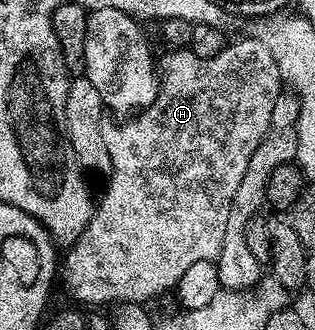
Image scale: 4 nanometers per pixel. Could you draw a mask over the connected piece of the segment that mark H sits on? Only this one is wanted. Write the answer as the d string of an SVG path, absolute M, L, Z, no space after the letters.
M247 37L247 39L242 39L239 43L231 42L226 48L224 48L220 53L216 53L216 57L196 57L196 53L192 53L188 49L170 49L165 52L167 55L160 59L160 78L158 81L158 98L156 100L156 105L151 105L148 107L143 107L141 111L137 112L133 117L127 121L123 127L118 127L113 131L113 129L107 130L106 140L108 141L108 153L112 157L112 165L108 172L108 178L110 178L110 184L106 187L106 192L102 195L102 200L99 198L97 200L96 206L94 208L94 216L90 218L90 223L86 227L86 234L83 238L76 240L72 246L69 248L70 251L66 255L66 260L61 260L60 263L60 279L62 275L62 287L75 299L75 304L86 305L82 303L110 303L113 299L118 300L124 305L142 305L147 301L145 299L154 299L157 295L162 295L166 290L177 288L180 277L184 277L184 273L188 273L188 269L191 265L196 265L197 263L209 263L218 258L218 254L221 251L221 243L224 241L224 229L227 228L228 211L232 206L232 199L236 194L236 189L240 186L240 181L243 180L244 171L248 166L248 161L252 158L252 153L255 152L256 147L260 141L264 140L264 135L268 131L268 123L271 120L272 107L276 104L276 99L278 95L283 94L284 84L282 82L282 74L278 72L278 63L272 57L272 49L268 49L268 45L264 45L264 41L253 37Z

